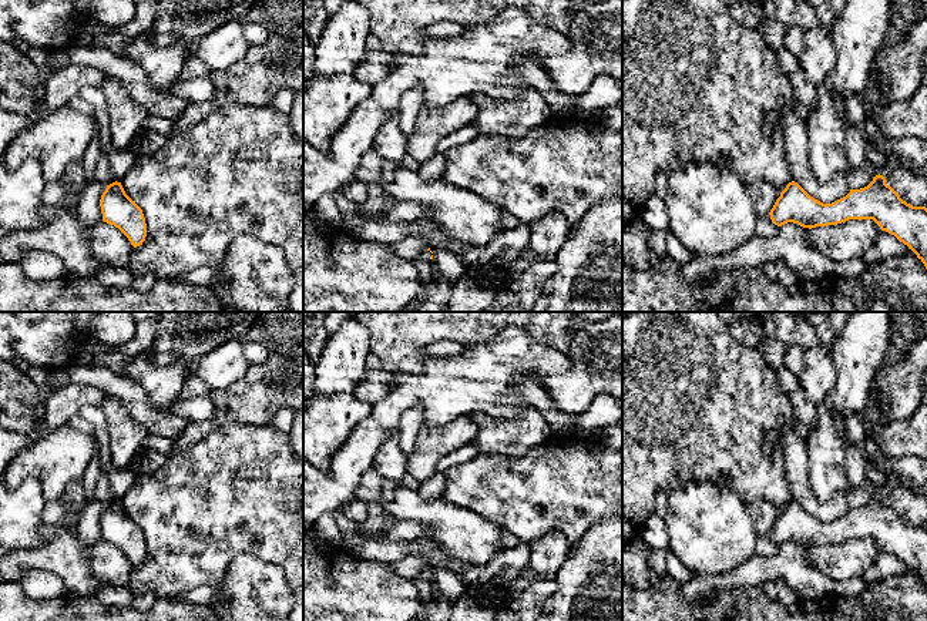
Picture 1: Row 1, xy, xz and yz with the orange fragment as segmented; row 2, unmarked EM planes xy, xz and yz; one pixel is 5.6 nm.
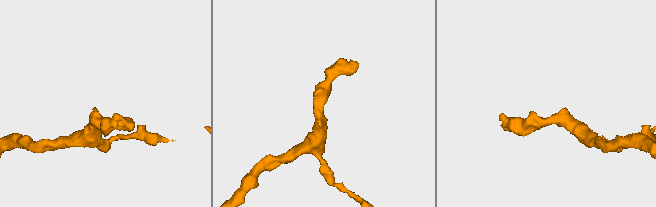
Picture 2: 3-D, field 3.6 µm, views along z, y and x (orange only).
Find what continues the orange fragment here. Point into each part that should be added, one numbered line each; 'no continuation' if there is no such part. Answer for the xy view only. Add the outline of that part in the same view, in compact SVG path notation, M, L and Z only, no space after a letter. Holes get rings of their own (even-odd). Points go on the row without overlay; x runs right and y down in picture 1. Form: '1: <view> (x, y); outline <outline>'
no continuation

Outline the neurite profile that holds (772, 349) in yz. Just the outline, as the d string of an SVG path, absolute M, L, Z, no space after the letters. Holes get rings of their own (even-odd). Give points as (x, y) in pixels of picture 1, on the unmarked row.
M763 336L758 343L758 349L776 372L783 366L783 356L787 349L786 343L769 336Z

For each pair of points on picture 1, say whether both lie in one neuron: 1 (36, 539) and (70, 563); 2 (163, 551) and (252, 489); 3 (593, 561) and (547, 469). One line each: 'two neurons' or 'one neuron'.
1: two neurons
2: one neuron
3: two neurons

